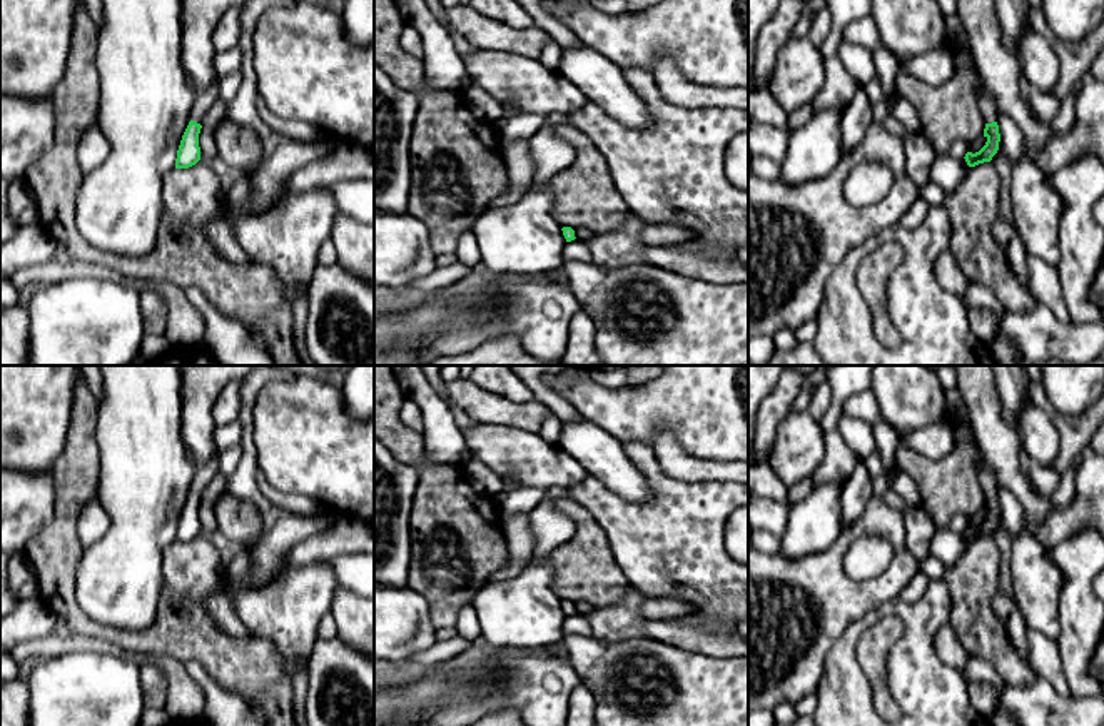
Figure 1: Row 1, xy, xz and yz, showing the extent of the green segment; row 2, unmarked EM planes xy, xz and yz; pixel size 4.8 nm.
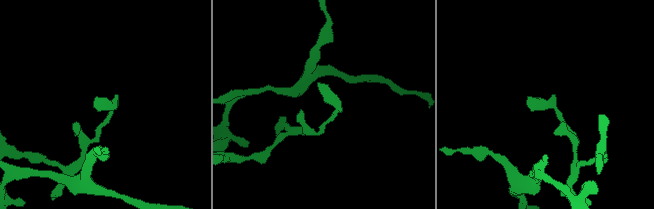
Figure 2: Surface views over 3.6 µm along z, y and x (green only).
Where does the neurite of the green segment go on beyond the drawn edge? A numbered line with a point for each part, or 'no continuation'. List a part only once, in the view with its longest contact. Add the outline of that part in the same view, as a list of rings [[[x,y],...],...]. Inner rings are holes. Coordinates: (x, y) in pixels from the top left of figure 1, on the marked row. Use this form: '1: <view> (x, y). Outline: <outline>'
1: xy (204, 100). Outline: [[[219,78],[204,92],[197,93],[190,120],[202,124],[207,110],[219,100]]]

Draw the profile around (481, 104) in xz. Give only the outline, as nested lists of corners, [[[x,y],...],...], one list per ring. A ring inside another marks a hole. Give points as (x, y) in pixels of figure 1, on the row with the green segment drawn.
[[[471,83],[469,88],[463,93],[463,98],[473,115],[481,120],[496,124],[499,118],[504,118],[503,105],[474,83]]]

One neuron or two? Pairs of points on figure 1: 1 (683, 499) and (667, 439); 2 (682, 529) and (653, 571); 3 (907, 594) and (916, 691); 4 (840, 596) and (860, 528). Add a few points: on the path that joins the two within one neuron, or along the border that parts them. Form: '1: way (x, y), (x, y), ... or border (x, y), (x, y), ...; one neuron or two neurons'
1: border (653, 451), (658, 466), (677, 479), (719, 481); two neurons
2: way (677, 539), (660, 561); one neuron
3: border (931, 579), (917, 599), (904, 601), (901, 598); two neurons
4: way (835, 579), (835, 553), (844, 543); one neuron

